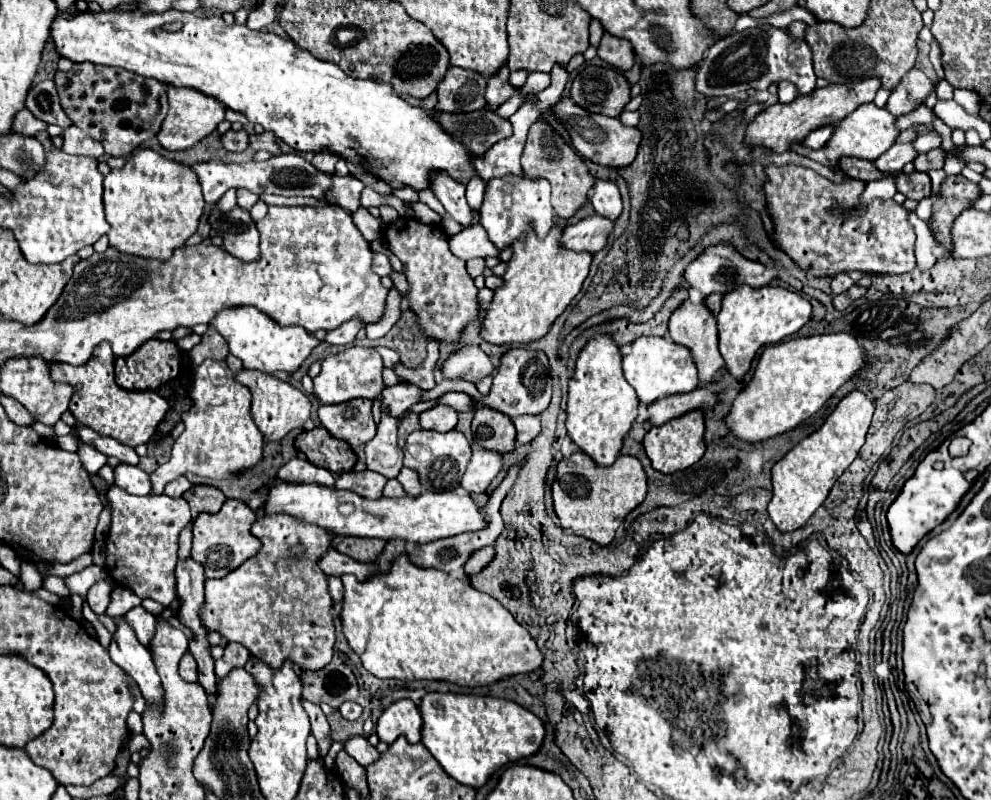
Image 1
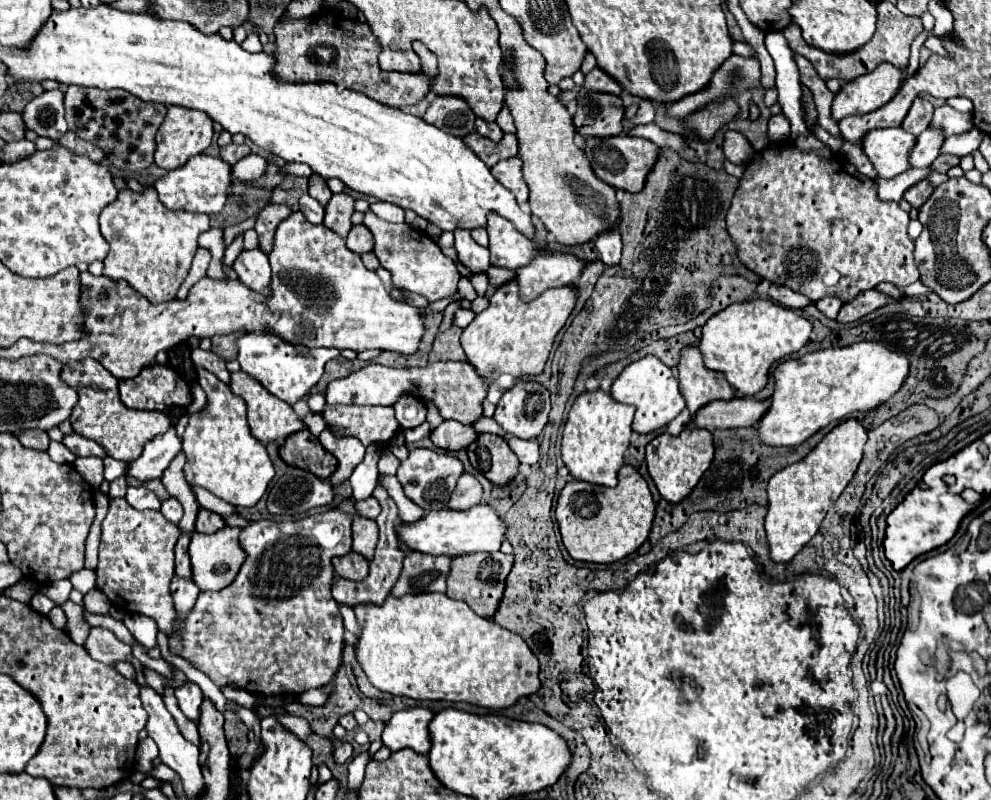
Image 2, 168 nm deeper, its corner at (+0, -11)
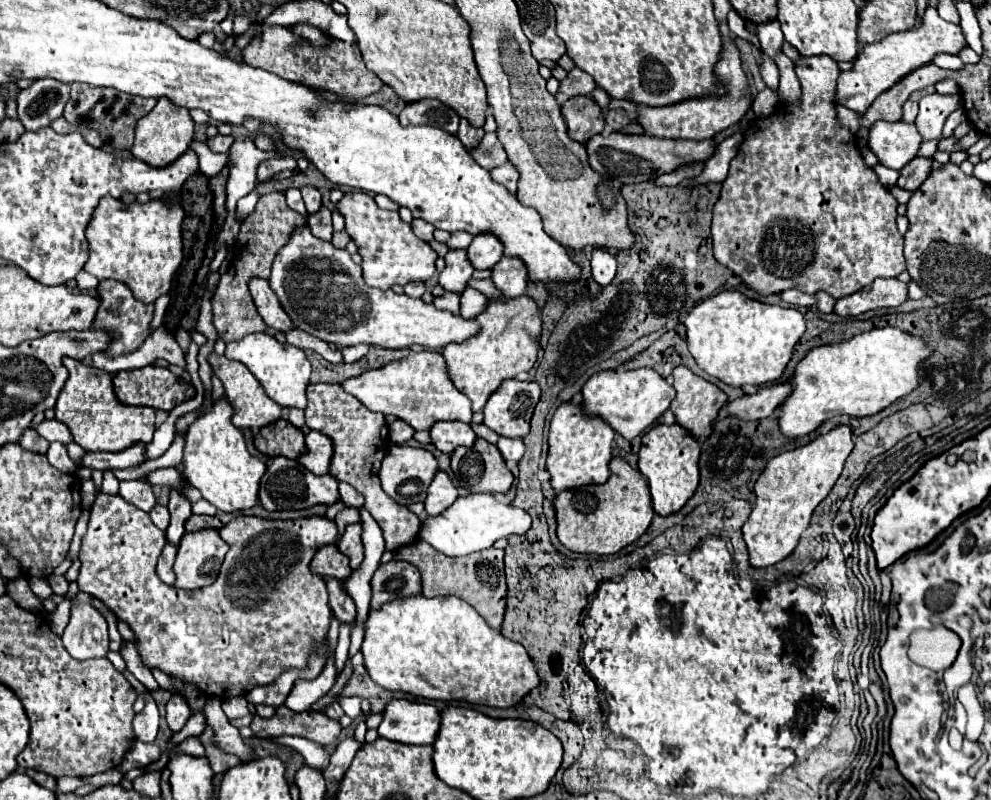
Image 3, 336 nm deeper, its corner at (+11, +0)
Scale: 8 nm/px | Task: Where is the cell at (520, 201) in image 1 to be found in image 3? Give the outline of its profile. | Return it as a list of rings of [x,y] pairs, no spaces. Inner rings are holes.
[[[490,232],[478,234],[468,246],[468,258],[474,268],[492,268],[504,256],[504,244]]]

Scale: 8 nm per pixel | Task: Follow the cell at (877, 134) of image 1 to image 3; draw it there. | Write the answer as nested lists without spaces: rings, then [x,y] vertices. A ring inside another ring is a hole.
[[[878,120],[870,126],[868,130],[868,148],[876,154],[876,158],[880,160],[880,164],[888,166],[888,168],[904,168],[912,158],[916,158],[916,152],[920,148],[920,134],[916,134],[916,126],[908,124],[908,122],[886,122],[886,120]]]

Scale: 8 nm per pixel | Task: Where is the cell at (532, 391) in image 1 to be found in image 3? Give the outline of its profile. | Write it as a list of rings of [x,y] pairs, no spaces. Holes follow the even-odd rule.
[[[506,380],[484,406],[484,424],[506,438],[524,438],[530,430],[540,386],[528,380]]]

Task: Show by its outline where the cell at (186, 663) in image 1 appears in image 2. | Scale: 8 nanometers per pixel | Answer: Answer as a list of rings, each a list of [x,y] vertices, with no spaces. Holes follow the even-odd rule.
[[[185,683],[181,687],[175,689],[175,697],[179,701],[179,709],[183,711],[183,715],[187,719],[191,719],[193,723],[199,721],[199,709],[203,703],[203,693],[195,683]]]

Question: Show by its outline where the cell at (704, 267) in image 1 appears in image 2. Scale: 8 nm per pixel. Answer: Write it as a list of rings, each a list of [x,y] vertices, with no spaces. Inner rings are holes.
[[[775,285],[769,287],[769,297],[773,301],[785,305],[785,307],[791,307],[791,309],[805,309],[811,303],[805,295],[795,293],[795,291],[787,289],[787,287],[775,287]]]

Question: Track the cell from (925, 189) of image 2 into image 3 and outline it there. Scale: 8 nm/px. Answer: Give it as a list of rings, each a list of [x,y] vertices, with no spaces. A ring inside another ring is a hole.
[[[916,156],[912,162],[908,162],[908,166],[904,166],[900,170],[900,178],[898,178],[898,186],[908,190],[908,192],[914,192],[920,188],[920,184],[928,178],[932,170],[932,160],[930,158],[920,158]]]

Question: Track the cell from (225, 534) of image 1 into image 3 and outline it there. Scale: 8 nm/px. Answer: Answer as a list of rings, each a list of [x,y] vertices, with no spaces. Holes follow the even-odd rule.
[[[198,530],[186,532],[180,540],[174,572],[176,588],[196,590],[210,586],[228,552],[228,544],[222,540],[220,530]]]

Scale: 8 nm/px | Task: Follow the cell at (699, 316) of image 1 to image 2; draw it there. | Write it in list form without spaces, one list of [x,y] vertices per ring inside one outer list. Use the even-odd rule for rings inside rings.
[[[685,347],[681,353],[681,361],[677,365],[677,377],[679,377],[679,389],[685,397],[685,405],[691,413],[691,419],[695,413],[717,399],[733,399],[733,387],[727,385],[725,377],[721,373],[707,371],[703,365],[701,351],[697,347]]]

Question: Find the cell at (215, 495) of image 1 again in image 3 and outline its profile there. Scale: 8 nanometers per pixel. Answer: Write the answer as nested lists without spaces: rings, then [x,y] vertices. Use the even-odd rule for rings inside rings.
[[[192,514],[186,522],[186,530],[194,532],[194,530],[202,530],[202,528],[222,528],[222,522],[216,516],[196,516],[196,514]]]

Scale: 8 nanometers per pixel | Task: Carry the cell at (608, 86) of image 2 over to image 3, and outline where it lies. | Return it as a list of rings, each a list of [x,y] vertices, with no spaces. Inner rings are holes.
[[[572,68],[568,76],[560,82],[560,96],[564,98],[584,96],[584,94],[590,94],[594,88],[596,88],[596,82],[594,78],[590,78],[590,74],[586,74],[580,68]]]

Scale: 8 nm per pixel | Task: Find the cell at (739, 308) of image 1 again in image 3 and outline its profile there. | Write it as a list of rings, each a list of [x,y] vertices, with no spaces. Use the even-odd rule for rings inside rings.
[[[720,292],[702,300],[684,320],[688,350],[710,376],[730,384],[764,384],[778,380],[804,334],[804,316],[796,308],[770,306],[742,292]]]

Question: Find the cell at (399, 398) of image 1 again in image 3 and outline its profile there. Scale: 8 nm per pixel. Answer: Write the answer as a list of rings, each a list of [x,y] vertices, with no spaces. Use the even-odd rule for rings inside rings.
[[[310,384],[308,386],[308,406],[306,406],[306,424],[312,430],[318,430],[332,438],[336,454],[332,458],[332,476],[342,482],[348,482],[354,490],[364,496],[364,508],[380,524],[386,550],[396,552],[398,548],[412,544],[418,534],[420,518],[410,512],[406,506],[394,502],[380,486],[378,470],[380,462],[388,450],[388,424],[382,414],[368,410],[356,396],[340,390],[338,384]]]

